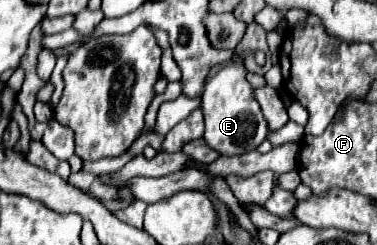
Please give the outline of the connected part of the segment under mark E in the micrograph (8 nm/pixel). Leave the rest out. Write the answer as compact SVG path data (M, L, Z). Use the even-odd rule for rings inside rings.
M237 58L235 64L221 68L203 90L201 110L205 114L205 134L203 140L207 146L217 150L223 156L239 156L245 152L255 150L267 136L267 120L259 108L259 102L255 102L253 88L245 80L245 66Z

